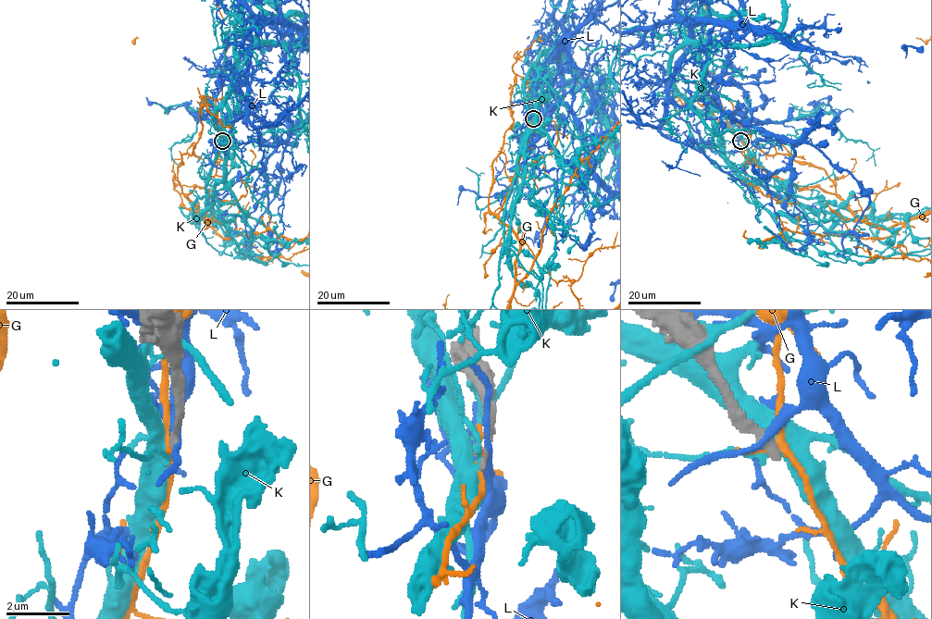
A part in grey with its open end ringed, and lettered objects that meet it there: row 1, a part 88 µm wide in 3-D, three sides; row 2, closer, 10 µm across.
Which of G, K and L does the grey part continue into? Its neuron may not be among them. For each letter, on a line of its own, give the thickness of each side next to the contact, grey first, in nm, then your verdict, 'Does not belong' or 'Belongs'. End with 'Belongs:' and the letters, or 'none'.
G: Thickness 240 nm (grey) against 170 nm. Does not belong
K: Thickness 240 nm (grey) against 380 nm. Does not belong
L: Thickness 280 nm (grey) against 240 nm. Does not belong
Belongs: none

